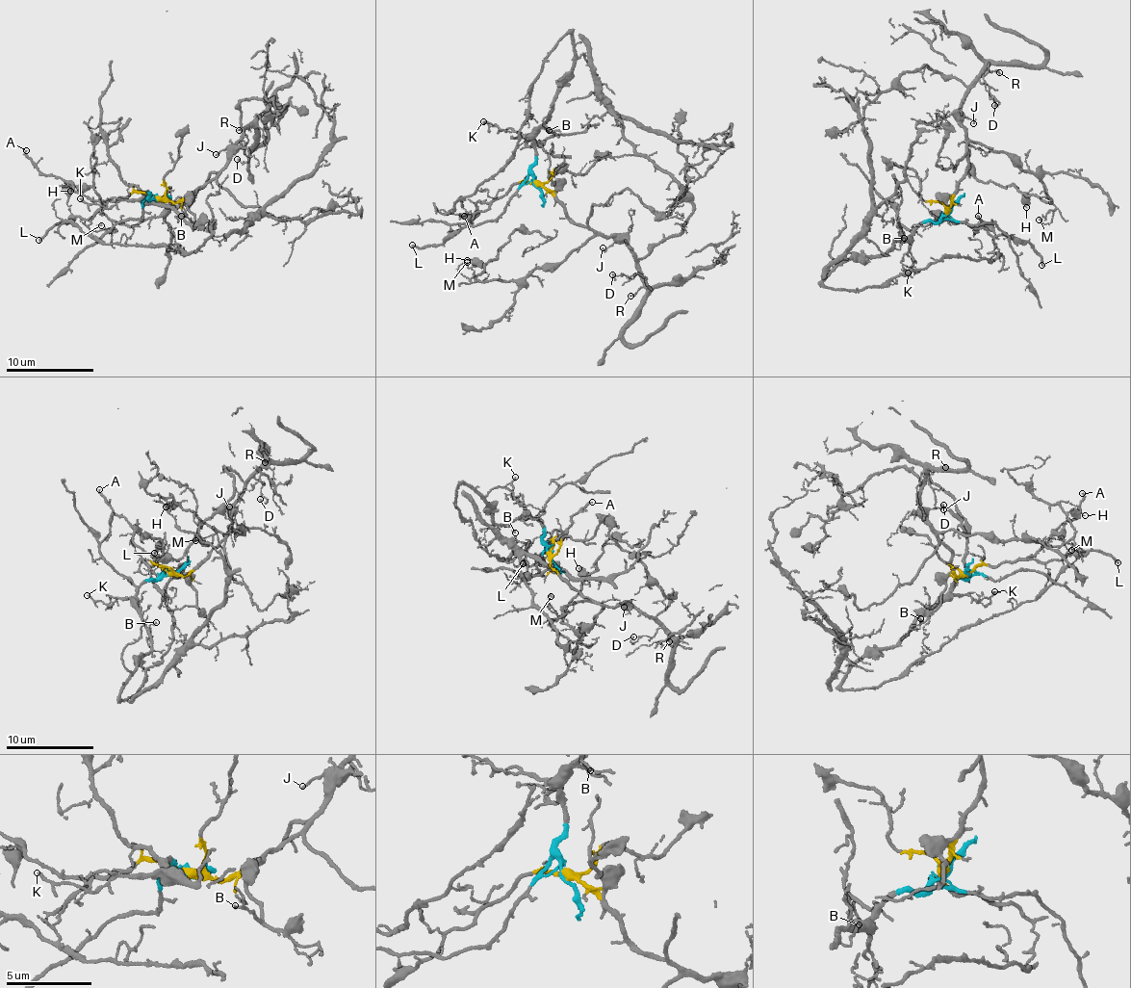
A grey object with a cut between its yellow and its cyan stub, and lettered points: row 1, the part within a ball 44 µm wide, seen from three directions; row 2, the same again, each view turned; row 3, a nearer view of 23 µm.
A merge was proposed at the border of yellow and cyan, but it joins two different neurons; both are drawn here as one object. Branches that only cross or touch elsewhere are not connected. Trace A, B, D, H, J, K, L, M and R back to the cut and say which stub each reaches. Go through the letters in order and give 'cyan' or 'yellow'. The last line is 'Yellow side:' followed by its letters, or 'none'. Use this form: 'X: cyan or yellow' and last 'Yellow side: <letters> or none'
A: yellow
B: cyan
D: yellow
H: yellow
J: yellow
K: cyan
L: yellow
M: yellow
R: yellow
Yellow side: A, D, H, J, L, M, R

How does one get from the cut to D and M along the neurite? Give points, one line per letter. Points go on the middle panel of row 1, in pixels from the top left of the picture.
D: (535, 183), (576, 223), (595, 234), (622, 242), (634, 256), (635, 275), (613, 273)
M: (535, 183), (591, 231), (591, 239), (556, 263), (510, 281), (474, 282), (457, 271), (467, 262)

